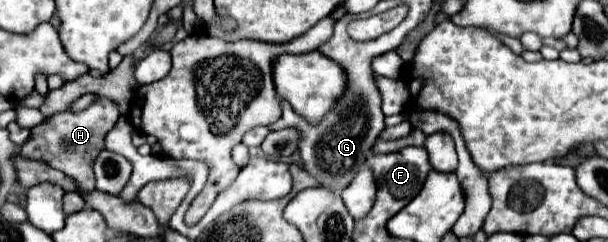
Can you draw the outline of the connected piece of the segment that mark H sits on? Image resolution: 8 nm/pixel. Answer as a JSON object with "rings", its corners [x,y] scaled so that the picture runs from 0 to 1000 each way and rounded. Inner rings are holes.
{"rings":[[[160,405],[143,455],[130,471],[97,463],[84,488],[77,488],[71,512],[58,521],[51,537],[51,570],[35,603],[35,628],[48,653],[71,661],[90,702],[100,702],[113,736],[127,752],[127,777],[137,802],[146,802],[156,785],[156,727],[153,727],[153,661],[160,653],[160,628],[169,620],[169,570],[173,554],[189,521],[196,496],[196,446],[179,405]]]}

